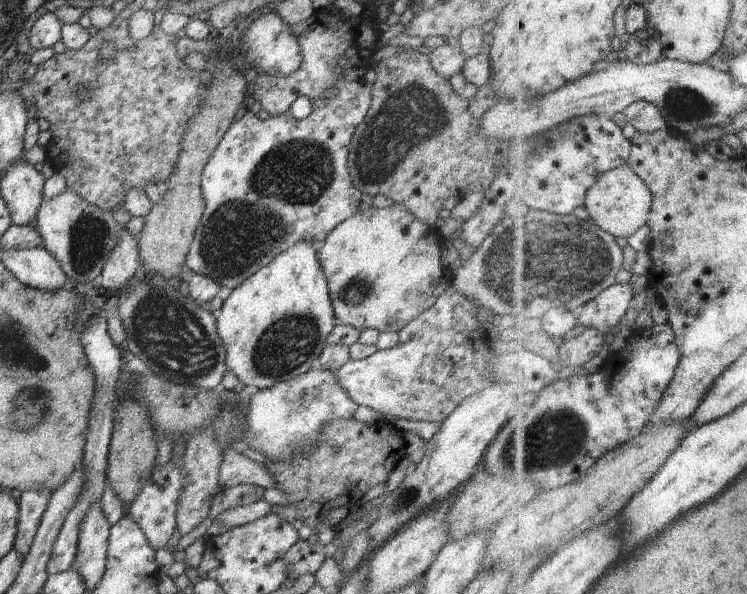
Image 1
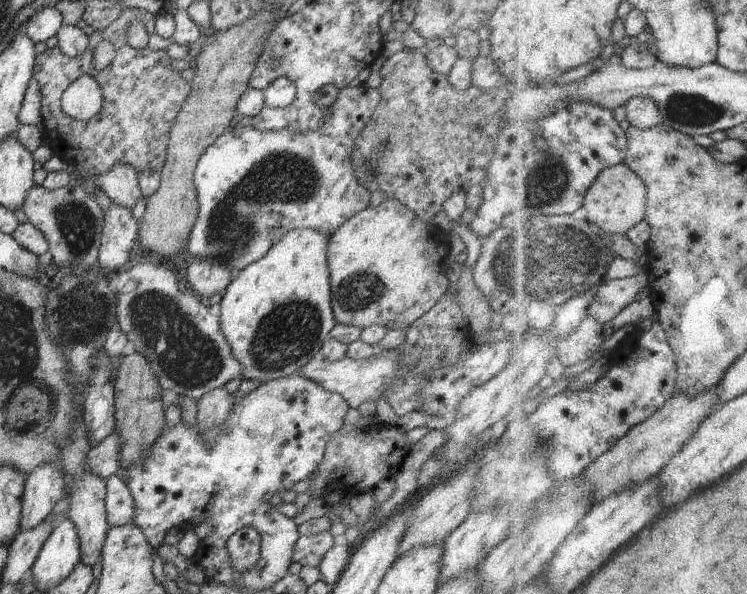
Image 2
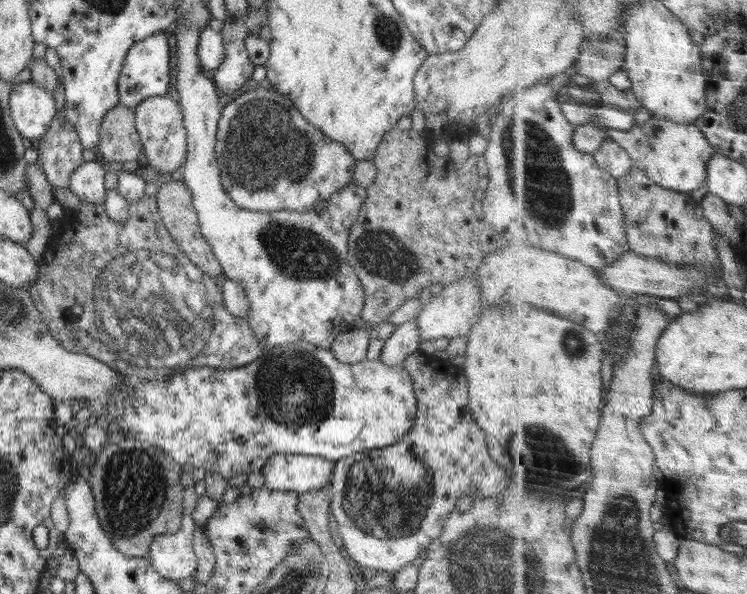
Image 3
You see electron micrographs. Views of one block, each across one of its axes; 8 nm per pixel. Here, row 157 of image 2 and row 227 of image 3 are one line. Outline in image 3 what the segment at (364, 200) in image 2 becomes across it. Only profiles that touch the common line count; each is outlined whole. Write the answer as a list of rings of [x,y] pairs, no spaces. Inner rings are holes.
[[[180,27],[175,30],[178,53],[178,74],[176,74],[176,92],[178,103],[183,110],[183,126],[186,134],[187,154],[183,163],[184,184],[191,191],[194,208],[198,215],[198,225],[204,239],[212,246],[212,251],[229,279],[234,279],[246,287],[246,295],[250,301],[250,310],[246,314],[248,323],[260,346],[265,350],[273,346],[284,345],[296,341],[306,341],[316,347],[330,349],[337,336],[350,331],[356,321],[361,318],[364,306],[364,289],[360,279],[347,262],[347,242],[350,229],[360,212],[360,207],[367,199],[362,186],[353,180],[332,198],[328,207],[308,212],[250,212],[241,209],[226,195],[221,184],[218,162],[215,156],[217,127],[220,121],[224,98],[216,89],[214,80],[204,76],[204,70],[198,57],[200,32],[203,28]]]

